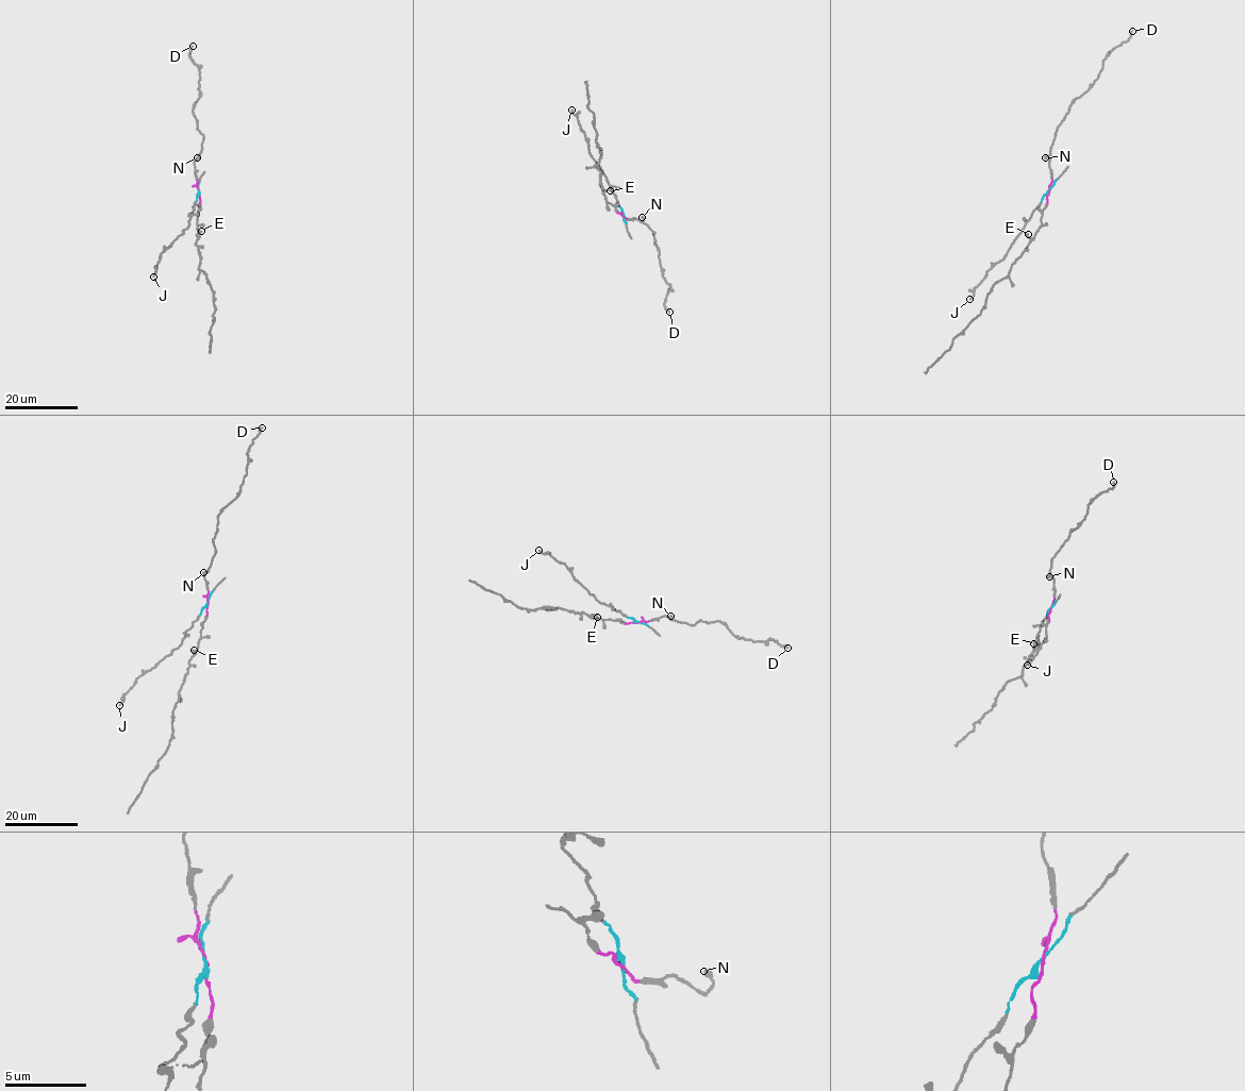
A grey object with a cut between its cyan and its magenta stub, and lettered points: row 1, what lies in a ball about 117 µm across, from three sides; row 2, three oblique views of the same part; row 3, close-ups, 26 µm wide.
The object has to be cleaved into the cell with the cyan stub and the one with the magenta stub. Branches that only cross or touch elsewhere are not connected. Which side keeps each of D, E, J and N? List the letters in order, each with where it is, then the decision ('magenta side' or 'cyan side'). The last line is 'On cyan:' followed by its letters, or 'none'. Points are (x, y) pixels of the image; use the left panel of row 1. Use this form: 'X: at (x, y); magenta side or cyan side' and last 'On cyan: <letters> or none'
D: at (193, 46); magenta side
E: at (201, 231); magenta side
J: at (153, 277); cyan side
N: at (197, 157); magenta side
On cyan: J

